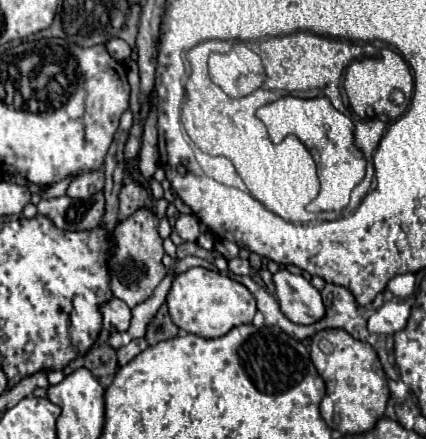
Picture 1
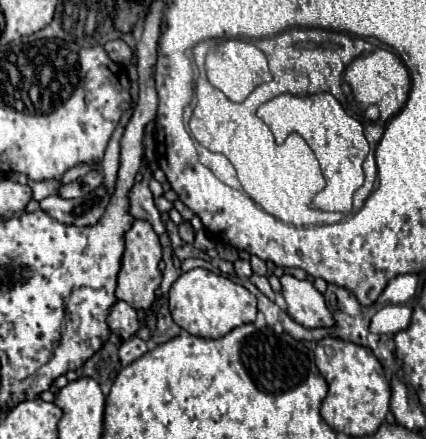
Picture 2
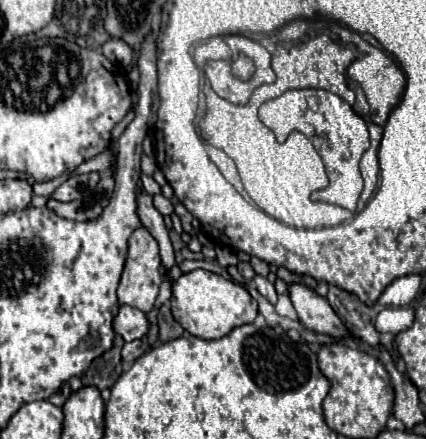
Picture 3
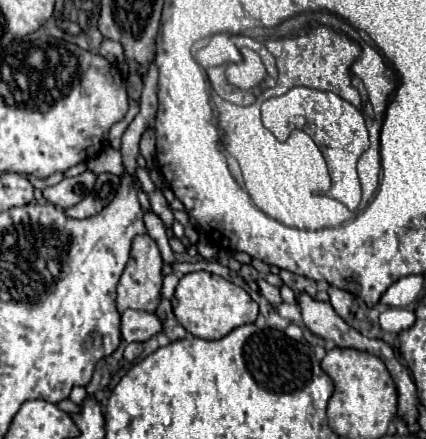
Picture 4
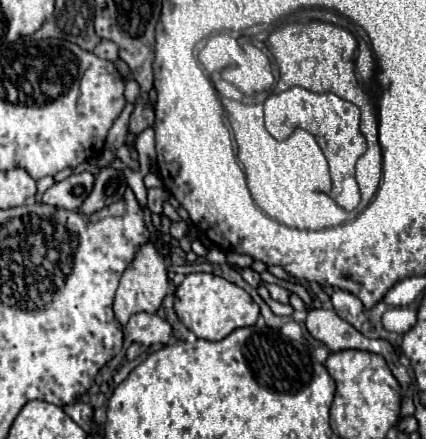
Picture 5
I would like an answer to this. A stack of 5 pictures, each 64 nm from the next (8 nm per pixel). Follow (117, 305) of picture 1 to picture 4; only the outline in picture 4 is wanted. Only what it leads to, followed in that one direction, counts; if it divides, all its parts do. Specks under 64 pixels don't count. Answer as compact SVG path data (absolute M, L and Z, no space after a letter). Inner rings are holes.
M128 310L122 314L120 332L126 342L148 342L152 336L164 332L164 326L156 314Z

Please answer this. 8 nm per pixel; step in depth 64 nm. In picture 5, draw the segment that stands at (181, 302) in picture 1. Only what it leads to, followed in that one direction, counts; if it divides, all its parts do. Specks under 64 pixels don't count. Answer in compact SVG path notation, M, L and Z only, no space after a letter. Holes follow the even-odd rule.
M204 272L188 274L184 278L184 282L176 288L174 310L180 318L180 322L188 330L192 330L196 334L196 338L204 338L204 340L222 340L236 328L254 326L260 316L258 304L252 300L252 296L244 288L240 288L220 276L204 274Z

